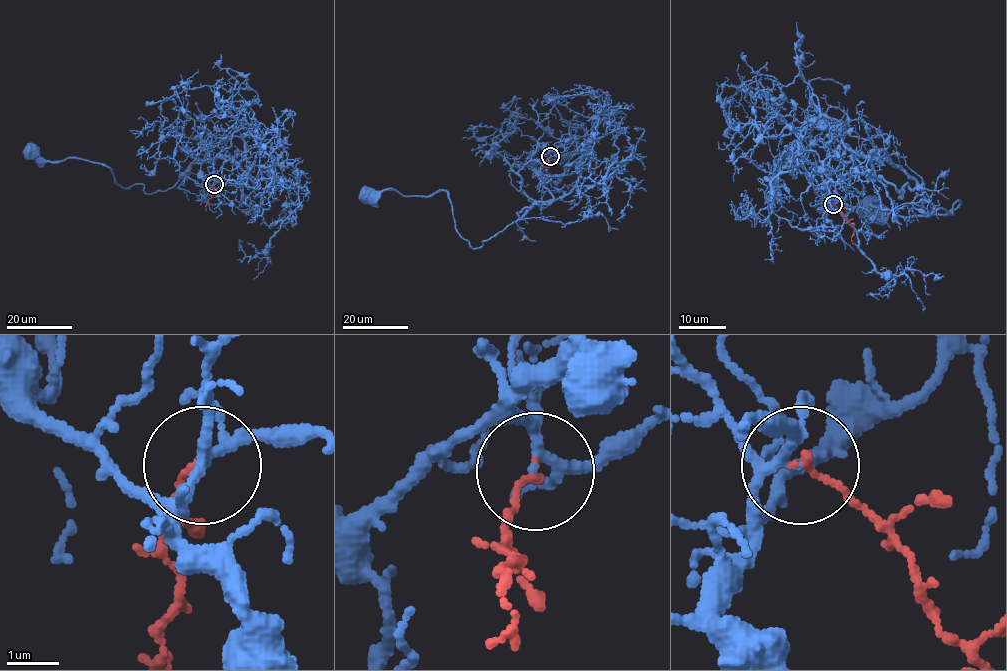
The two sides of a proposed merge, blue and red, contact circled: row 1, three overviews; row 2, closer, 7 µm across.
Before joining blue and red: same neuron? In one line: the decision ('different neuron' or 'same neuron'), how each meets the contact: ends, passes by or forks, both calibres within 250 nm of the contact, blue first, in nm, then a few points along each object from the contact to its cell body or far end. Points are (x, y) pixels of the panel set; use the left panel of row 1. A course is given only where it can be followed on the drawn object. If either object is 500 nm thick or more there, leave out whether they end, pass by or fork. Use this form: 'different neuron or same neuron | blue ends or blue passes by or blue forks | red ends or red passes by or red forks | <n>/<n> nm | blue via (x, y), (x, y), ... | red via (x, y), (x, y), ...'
same neuron | blue forks | red ends | 160/140 nm | blue via (214, 183), (186, 148), (197, 162), (172, 187), (146, 193), (142, 184), (117, 184), (108, 166), (31, 152) | red via (214, 183), (206, 210)

